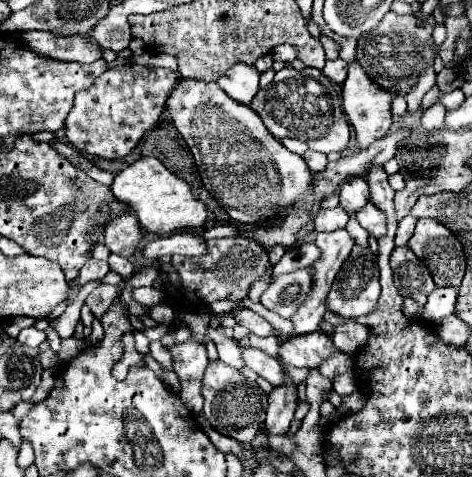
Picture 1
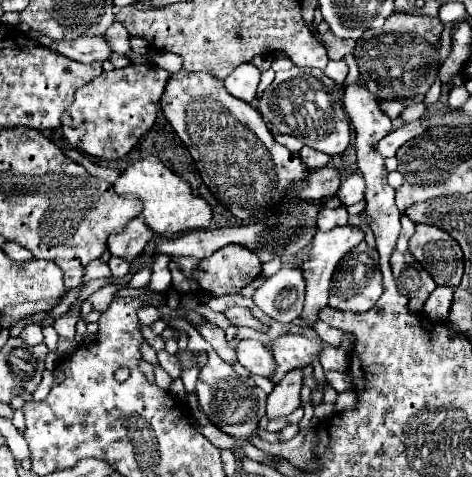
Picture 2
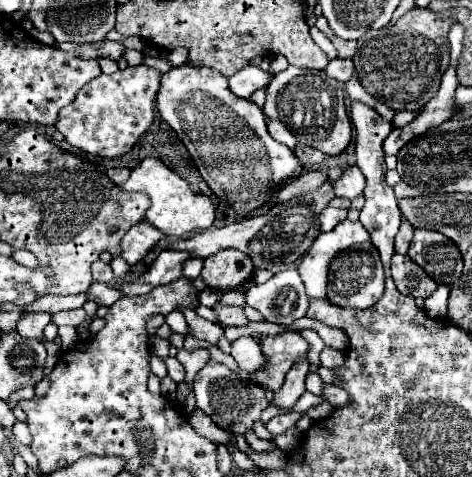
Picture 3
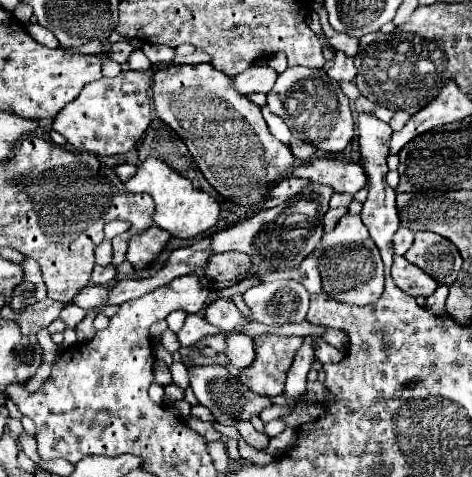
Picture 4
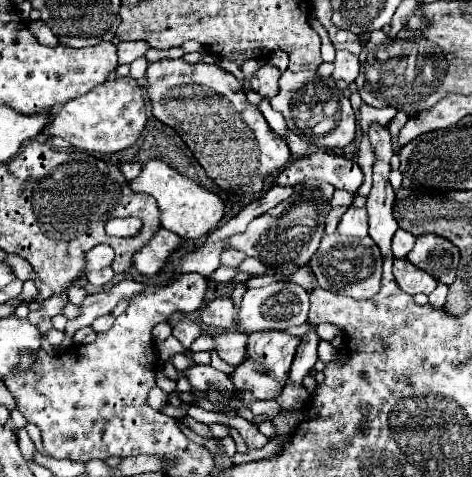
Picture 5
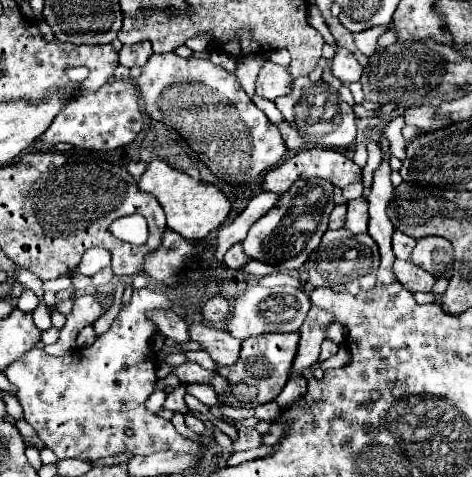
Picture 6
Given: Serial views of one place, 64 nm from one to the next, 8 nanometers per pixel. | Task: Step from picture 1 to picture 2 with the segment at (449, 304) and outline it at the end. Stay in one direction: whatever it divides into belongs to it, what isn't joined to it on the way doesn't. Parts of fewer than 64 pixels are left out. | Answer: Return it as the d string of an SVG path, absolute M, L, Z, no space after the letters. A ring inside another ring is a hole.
M438 286L423 306L423 313L430 318L436 320L436 315L439 321L444 321L448 318L448 308L452 306L452 288L450 286Z

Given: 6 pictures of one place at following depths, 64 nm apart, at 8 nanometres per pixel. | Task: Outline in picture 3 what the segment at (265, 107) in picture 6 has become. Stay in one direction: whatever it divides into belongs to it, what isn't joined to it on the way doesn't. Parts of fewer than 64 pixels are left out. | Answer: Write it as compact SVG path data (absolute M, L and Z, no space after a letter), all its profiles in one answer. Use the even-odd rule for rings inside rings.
M266 118L266 124L268 124L268 132L274 140L286 144L288 148L294 148L296 146L296 138L292 136L292 132L280 122L280 120L272 120L272 118Z

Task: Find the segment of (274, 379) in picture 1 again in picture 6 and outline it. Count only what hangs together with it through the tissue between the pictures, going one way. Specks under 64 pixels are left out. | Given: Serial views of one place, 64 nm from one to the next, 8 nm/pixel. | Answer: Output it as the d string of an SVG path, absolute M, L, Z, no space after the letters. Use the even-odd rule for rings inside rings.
M192 324L188 326L188 334L192 342L200 344L200 350L208 352L210 358L220 366L232 366L238 360L242 340L228 336L222 328L206 326L206 324Z

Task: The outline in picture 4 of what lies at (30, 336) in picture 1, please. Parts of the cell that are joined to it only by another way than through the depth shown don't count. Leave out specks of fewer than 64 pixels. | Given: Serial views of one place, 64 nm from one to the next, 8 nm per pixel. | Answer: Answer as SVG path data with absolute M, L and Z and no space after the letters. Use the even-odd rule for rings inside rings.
M46 298L42 302L36 302L36 304L28 306L16 318L20 320L20 326L24 328L24 332L38 332L40 328L46 328L54 318L58 318L62 308L64 308L62 302L56 302L52 298Z

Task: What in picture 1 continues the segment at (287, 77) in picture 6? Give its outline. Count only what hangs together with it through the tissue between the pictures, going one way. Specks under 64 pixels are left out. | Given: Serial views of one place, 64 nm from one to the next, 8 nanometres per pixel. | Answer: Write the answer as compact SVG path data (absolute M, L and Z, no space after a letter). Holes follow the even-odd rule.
M236 64L222 78L218 78L218 84L230 98L238 100L240 104L250 104L258 92L258 78L260 72L254 66Z

